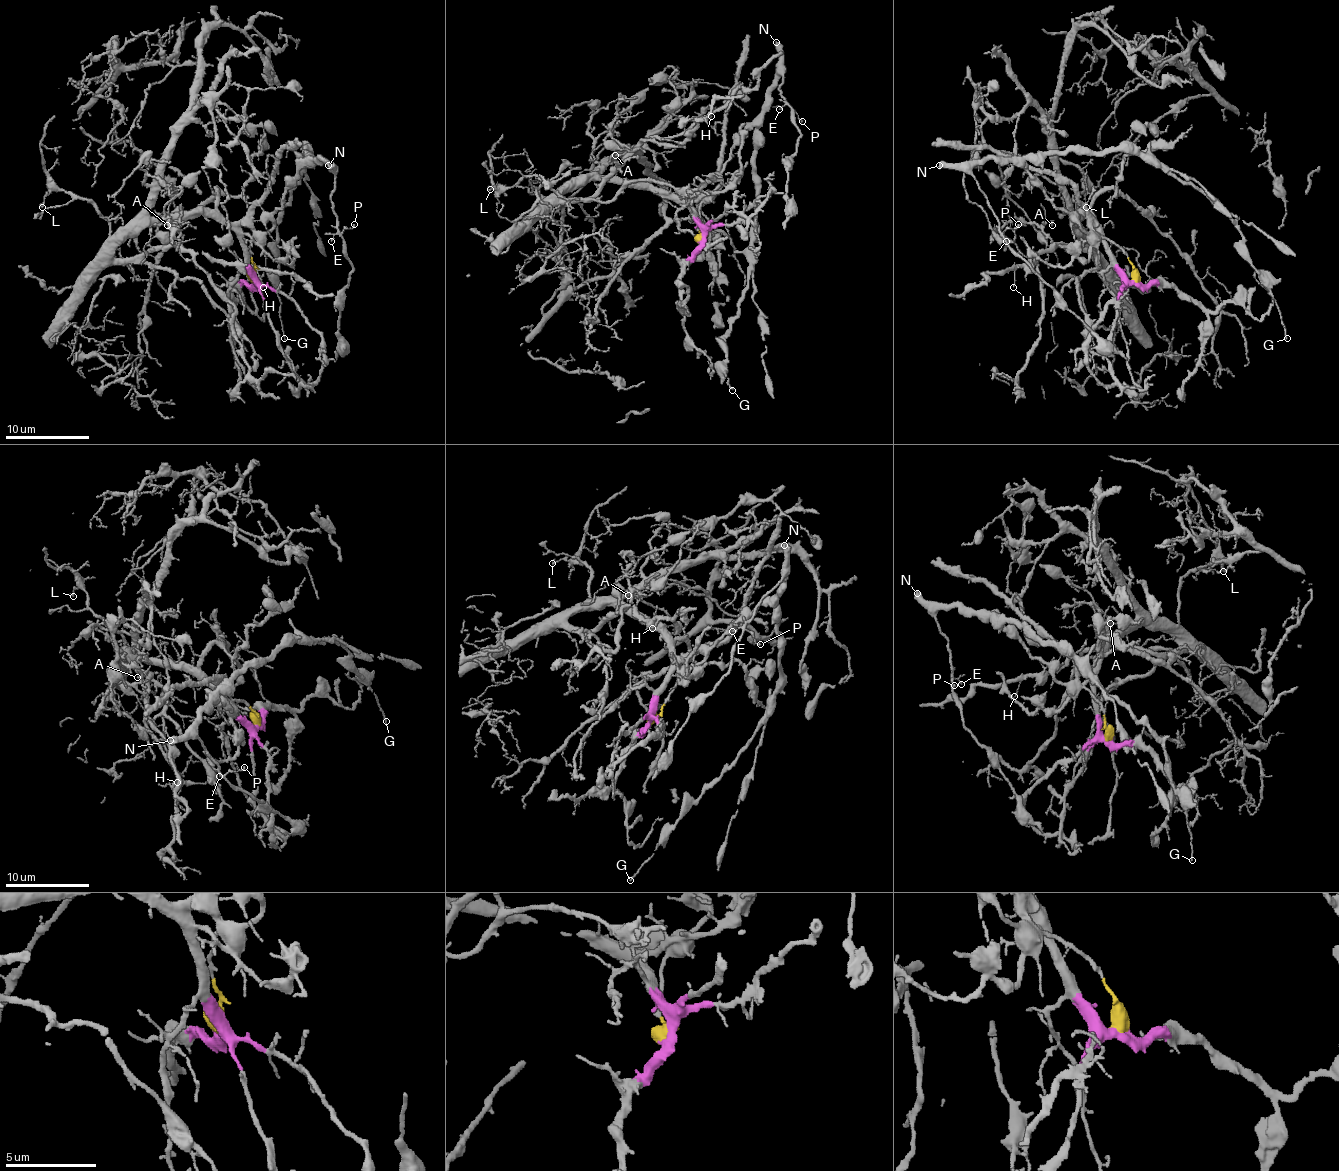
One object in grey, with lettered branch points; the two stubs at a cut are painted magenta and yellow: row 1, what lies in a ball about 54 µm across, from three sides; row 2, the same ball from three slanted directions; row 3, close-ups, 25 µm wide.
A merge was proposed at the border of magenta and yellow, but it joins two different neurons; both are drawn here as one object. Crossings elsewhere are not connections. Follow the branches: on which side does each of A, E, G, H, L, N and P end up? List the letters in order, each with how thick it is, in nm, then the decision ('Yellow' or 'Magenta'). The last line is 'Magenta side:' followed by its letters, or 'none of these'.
A: Thickness 120 nm. Magenta
E: Thickness 60 nm. Yellow
G: Thickness 120 nm. Yellow
H: Thickness 100 nm. Magenta
L: Thickness 130 nm. Magenta
N: Thickness 500 nm. Yellow
P: Thickness 110 nm. Yellow
Magenta side: A, H, L

